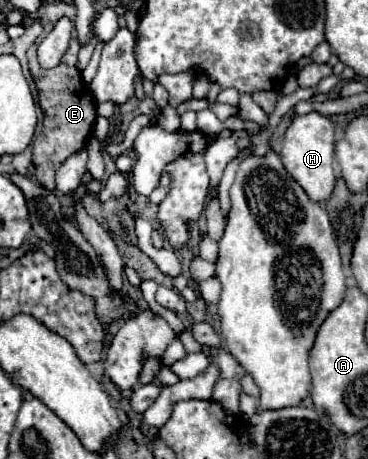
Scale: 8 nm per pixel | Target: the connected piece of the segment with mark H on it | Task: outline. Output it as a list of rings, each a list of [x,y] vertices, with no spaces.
[[[317,112],[297,116],[293,124],[287,128],[283,146],[281,146],[281,162],[287,172],[295,178],[295,182],[311,196],[315,202],[325,202],[335,186],[335,126],[331,118],[321,116]]]

